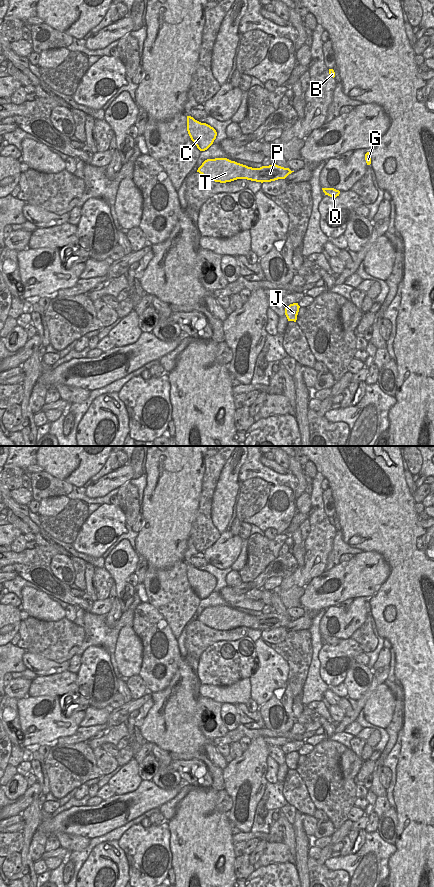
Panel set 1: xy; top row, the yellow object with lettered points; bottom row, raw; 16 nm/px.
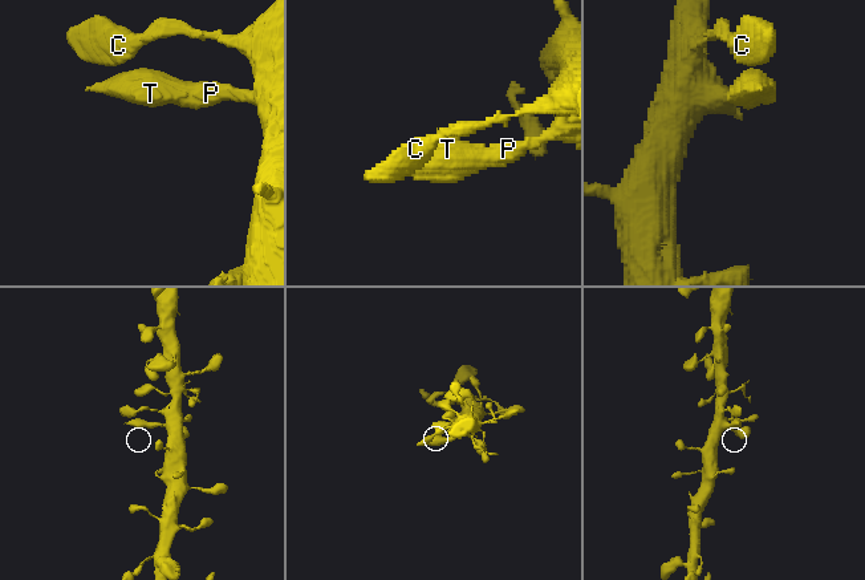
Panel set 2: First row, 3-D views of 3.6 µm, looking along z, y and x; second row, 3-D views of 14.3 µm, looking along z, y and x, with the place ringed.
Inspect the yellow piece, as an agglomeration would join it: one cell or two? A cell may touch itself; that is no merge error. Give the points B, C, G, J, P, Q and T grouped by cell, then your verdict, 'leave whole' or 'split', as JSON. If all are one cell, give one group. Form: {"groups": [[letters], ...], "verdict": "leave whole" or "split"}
{"groups": [["B", "C", "G", "J", "P", "Q", "T"]], "verdict": "leave whole"}

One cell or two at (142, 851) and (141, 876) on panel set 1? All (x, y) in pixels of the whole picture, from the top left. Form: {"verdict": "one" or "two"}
{"verdict": "one"}

